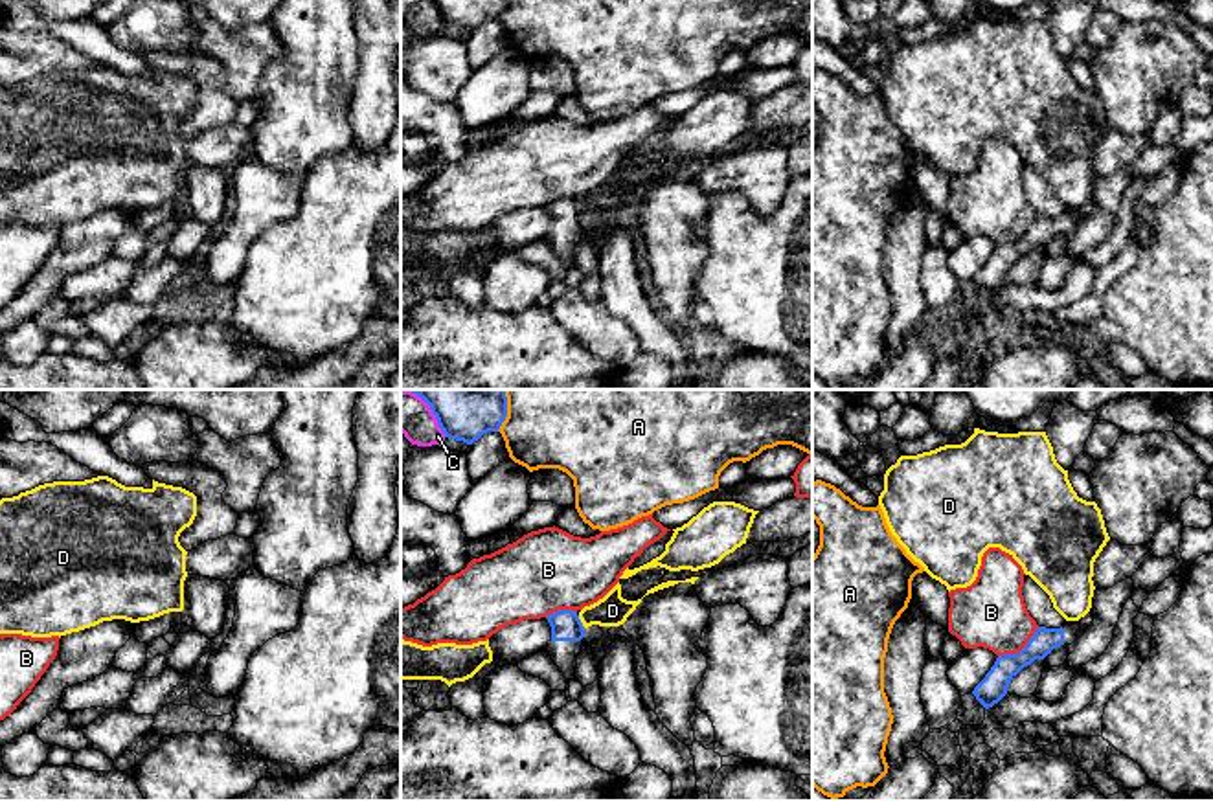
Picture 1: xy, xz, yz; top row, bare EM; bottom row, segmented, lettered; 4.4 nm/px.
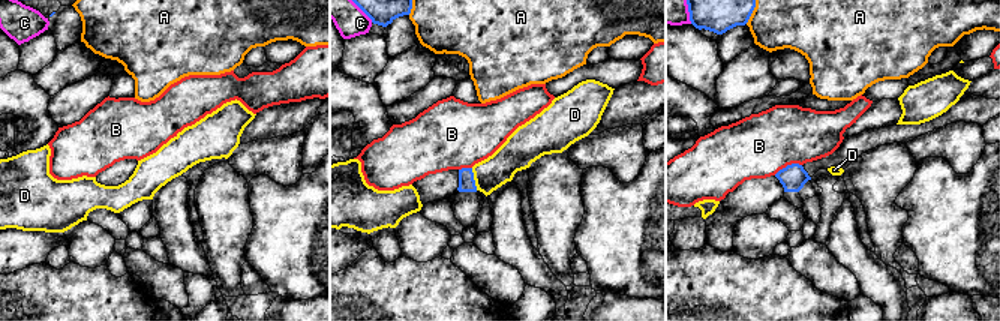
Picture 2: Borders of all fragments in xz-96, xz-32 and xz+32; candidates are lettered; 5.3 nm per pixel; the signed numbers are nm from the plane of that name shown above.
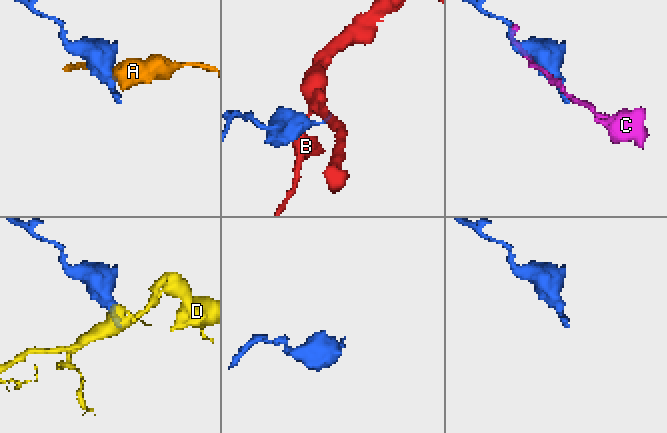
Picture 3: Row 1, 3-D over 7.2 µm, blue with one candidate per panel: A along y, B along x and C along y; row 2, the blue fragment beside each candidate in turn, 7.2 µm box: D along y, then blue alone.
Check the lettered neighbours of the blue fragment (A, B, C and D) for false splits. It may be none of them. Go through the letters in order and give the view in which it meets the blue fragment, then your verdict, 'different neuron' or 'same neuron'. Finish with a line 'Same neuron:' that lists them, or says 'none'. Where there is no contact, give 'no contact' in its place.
A: xz | different neuron
B: yz | different neuron
C: xz | different neuron
D: xz | different neuron
Same neuron: none

